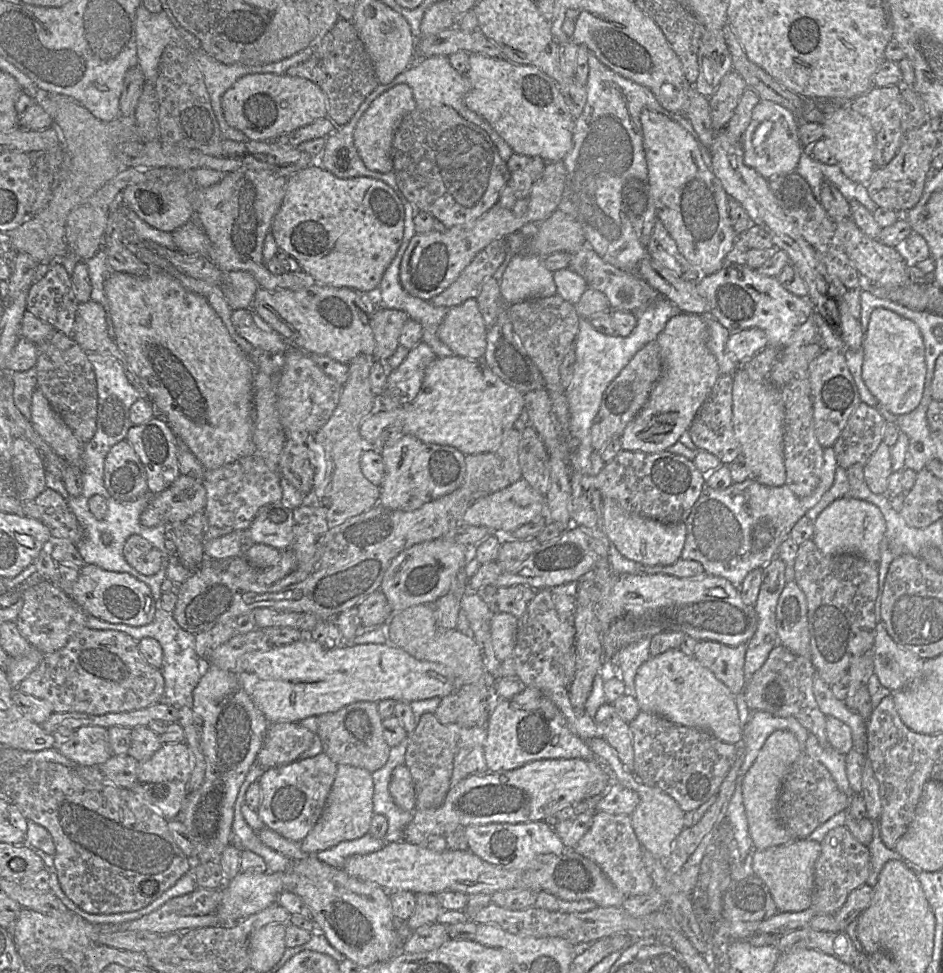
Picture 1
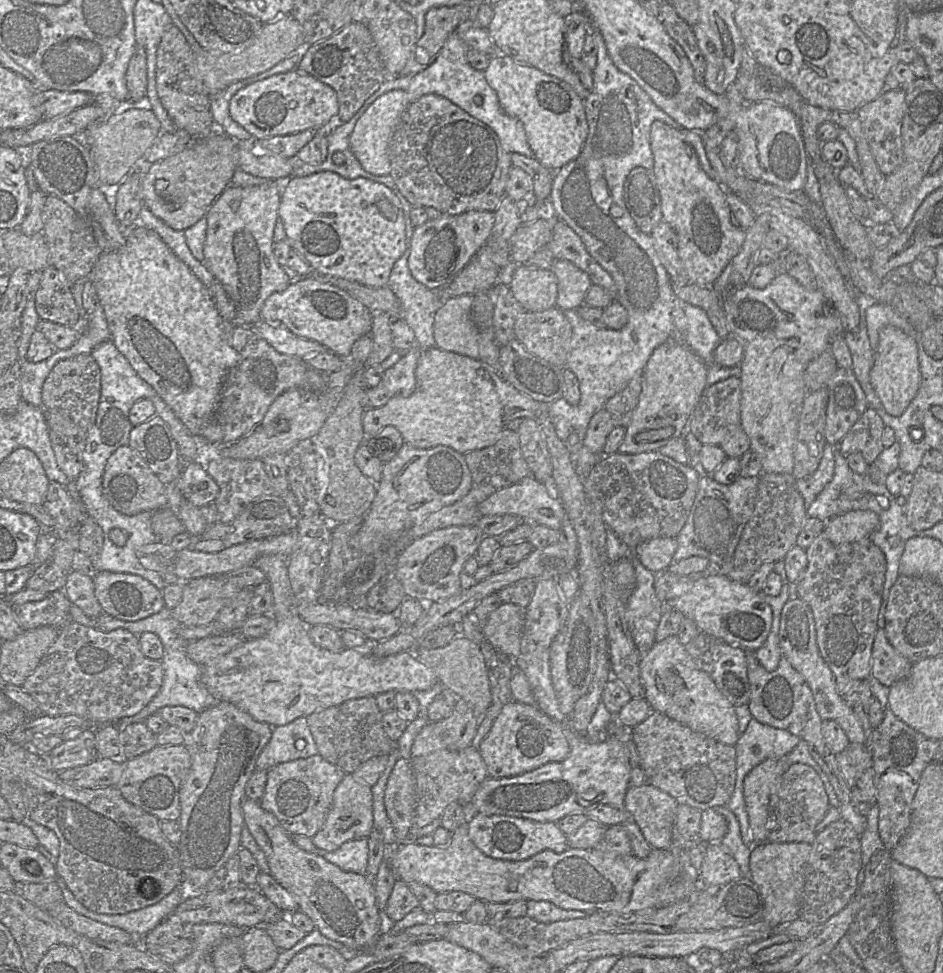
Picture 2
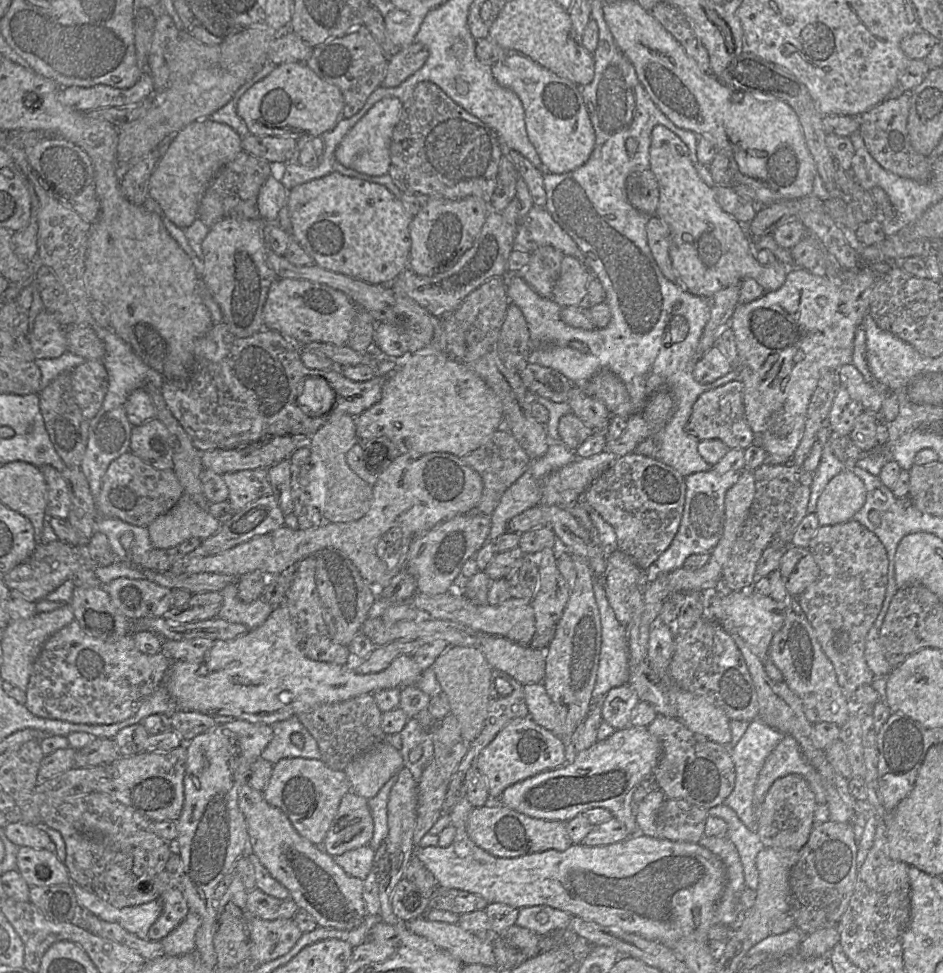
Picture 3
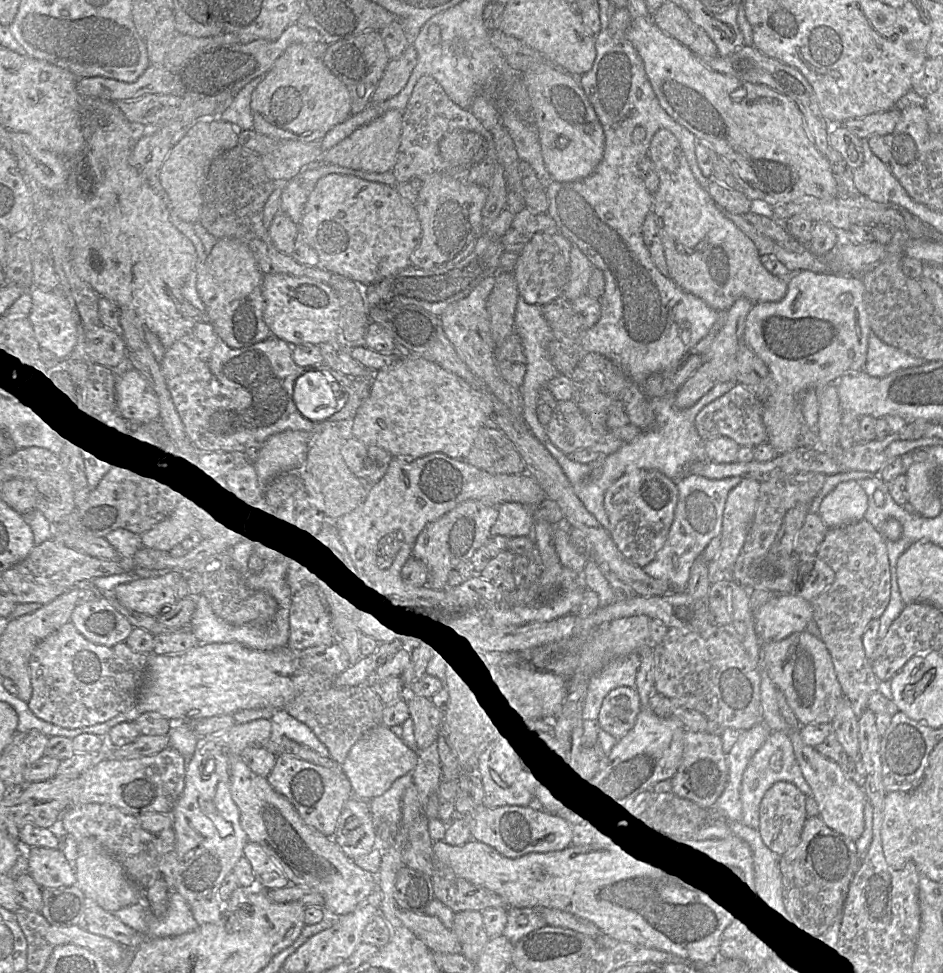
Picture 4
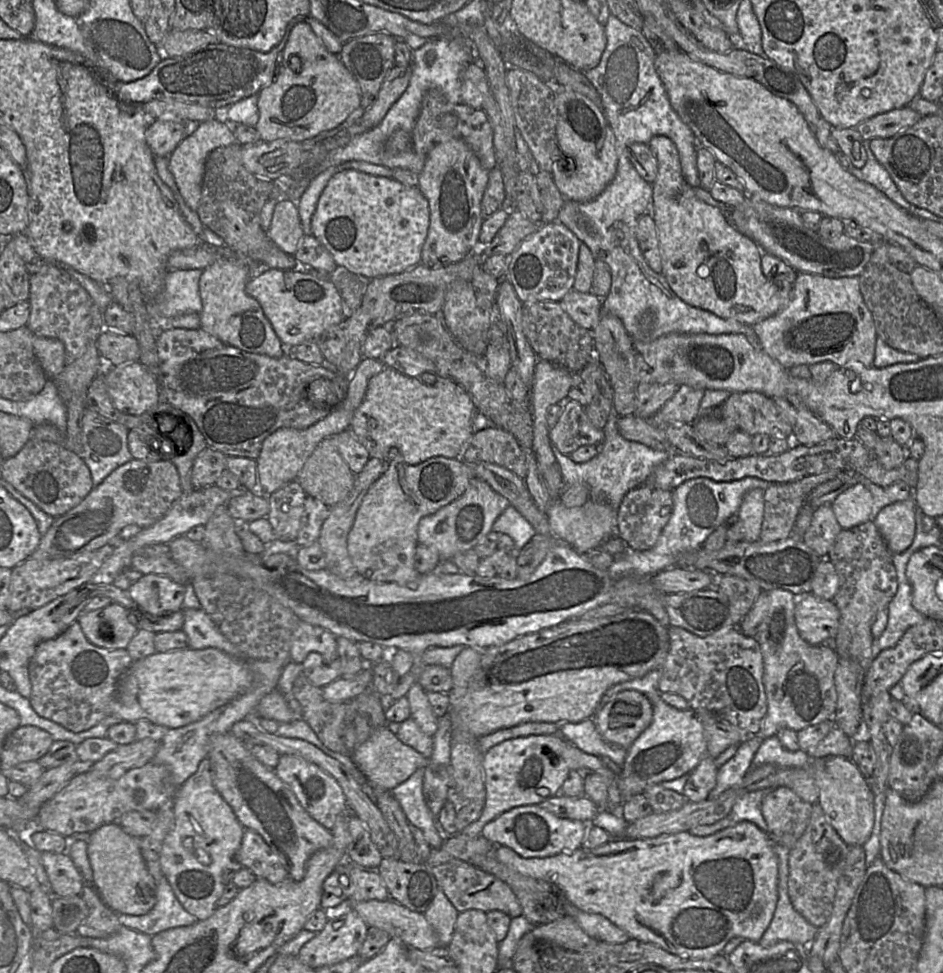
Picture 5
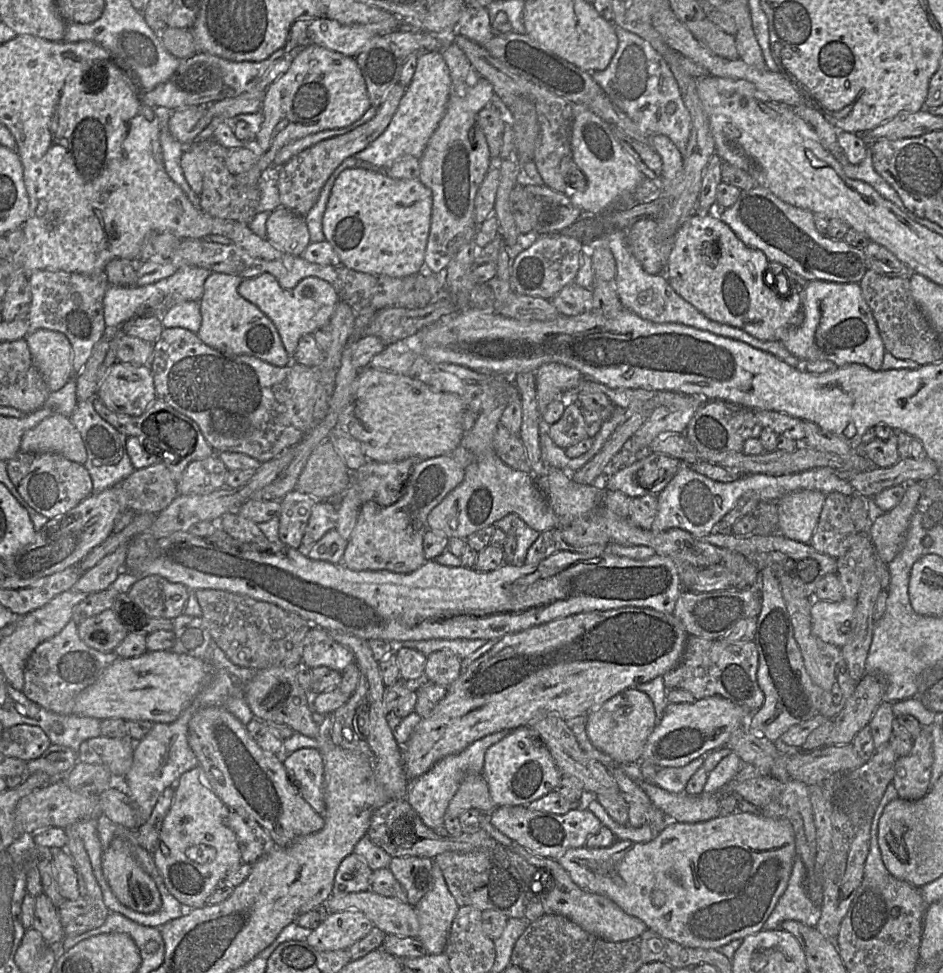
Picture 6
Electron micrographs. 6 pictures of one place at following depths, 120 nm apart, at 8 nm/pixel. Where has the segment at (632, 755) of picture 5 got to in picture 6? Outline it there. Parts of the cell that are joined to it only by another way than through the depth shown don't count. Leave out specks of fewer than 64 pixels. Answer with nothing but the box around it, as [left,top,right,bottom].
[640,696,751,767]

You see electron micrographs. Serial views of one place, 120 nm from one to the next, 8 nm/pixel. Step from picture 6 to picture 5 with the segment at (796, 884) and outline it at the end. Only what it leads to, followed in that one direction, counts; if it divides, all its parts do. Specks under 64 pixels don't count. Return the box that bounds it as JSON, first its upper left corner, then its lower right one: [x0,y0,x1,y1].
[756,843,818,947]

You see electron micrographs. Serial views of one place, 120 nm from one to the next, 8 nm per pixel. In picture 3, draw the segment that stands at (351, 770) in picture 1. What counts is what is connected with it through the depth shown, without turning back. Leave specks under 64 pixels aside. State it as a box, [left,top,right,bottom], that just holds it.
[322,790,374,856]

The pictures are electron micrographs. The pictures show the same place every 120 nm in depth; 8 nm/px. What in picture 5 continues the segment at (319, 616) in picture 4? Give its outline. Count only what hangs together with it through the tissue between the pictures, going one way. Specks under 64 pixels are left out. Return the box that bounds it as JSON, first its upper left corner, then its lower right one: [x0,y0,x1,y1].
[291,620,336,664]

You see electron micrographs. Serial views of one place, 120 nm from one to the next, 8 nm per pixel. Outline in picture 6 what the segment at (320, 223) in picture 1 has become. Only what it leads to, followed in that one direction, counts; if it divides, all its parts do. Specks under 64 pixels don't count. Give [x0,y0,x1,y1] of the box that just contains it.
[323,168,432,277]

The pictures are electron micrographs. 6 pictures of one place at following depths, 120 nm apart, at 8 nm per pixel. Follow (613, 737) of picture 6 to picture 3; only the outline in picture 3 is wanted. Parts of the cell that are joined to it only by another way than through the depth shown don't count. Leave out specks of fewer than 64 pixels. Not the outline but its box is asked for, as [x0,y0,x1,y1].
[602,684,638,730]

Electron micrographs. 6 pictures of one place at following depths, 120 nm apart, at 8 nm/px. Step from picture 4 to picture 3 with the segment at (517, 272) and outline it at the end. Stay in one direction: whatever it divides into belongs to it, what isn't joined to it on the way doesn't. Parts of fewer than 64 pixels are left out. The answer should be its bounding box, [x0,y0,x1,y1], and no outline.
[521,246,564,298]

